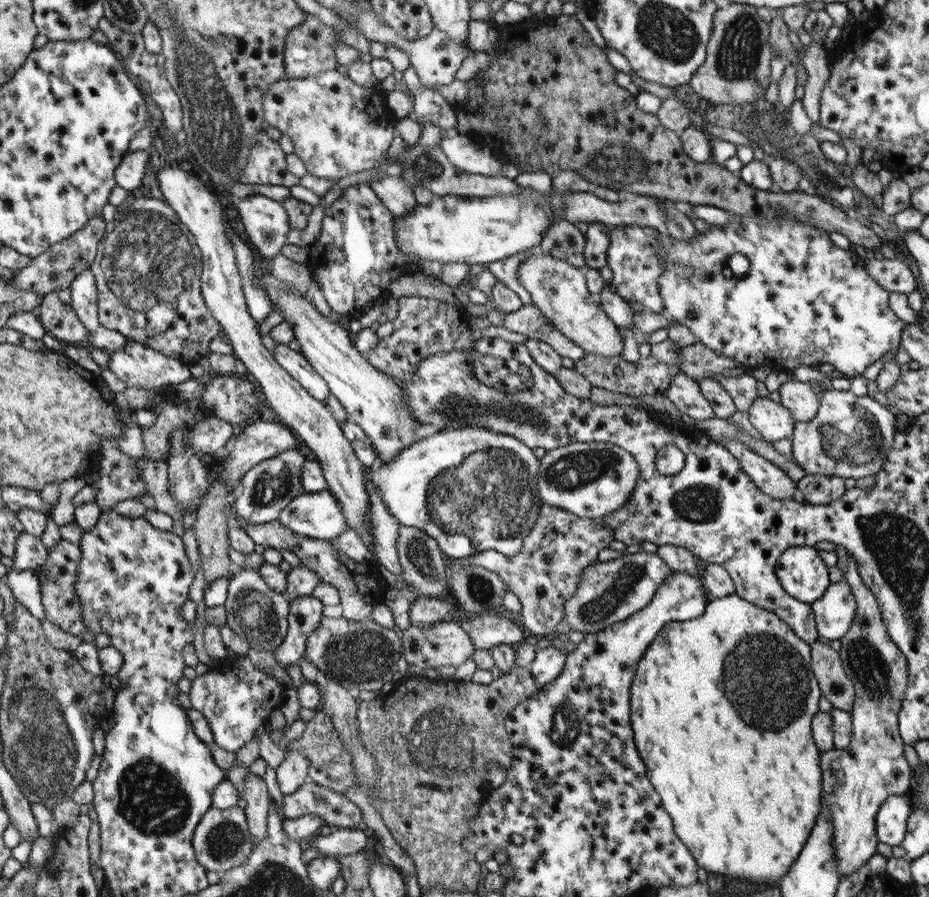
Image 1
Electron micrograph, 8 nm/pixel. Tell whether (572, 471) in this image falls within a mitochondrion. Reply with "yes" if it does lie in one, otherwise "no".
yes

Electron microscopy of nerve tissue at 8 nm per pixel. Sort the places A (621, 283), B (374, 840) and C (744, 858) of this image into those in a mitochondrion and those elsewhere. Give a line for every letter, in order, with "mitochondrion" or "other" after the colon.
A: other
B: other
C: other

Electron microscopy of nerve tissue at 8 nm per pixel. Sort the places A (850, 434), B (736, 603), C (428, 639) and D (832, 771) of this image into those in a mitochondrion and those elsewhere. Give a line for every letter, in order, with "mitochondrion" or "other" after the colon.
A: mitochondrion
B: other
C: other
D: other

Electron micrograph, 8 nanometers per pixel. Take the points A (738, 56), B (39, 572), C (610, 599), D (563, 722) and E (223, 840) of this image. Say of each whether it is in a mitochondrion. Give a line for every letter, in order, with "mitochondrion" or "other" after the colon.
A: mitochondrion
B: other
C: mitochondrion
D: mitochondrion
E: mitochondrion

